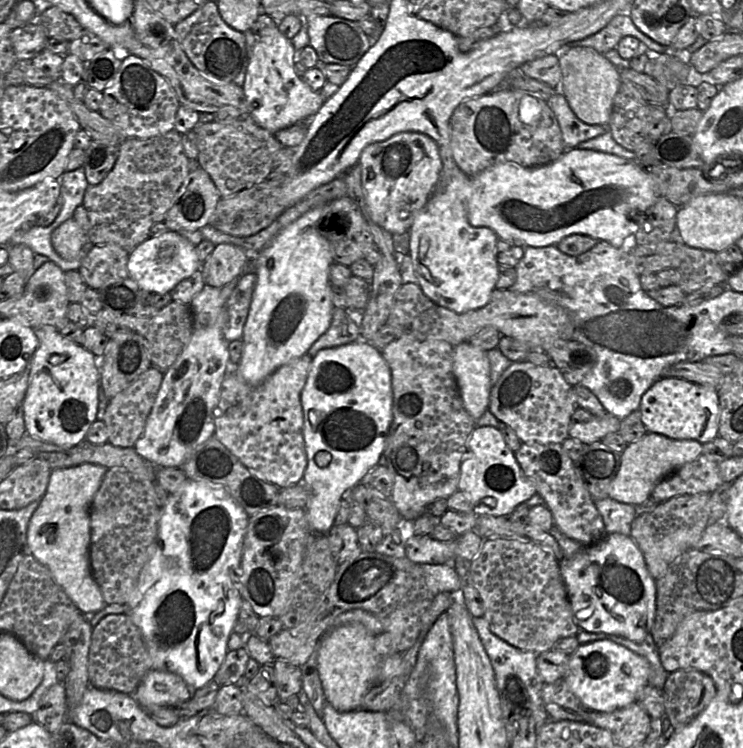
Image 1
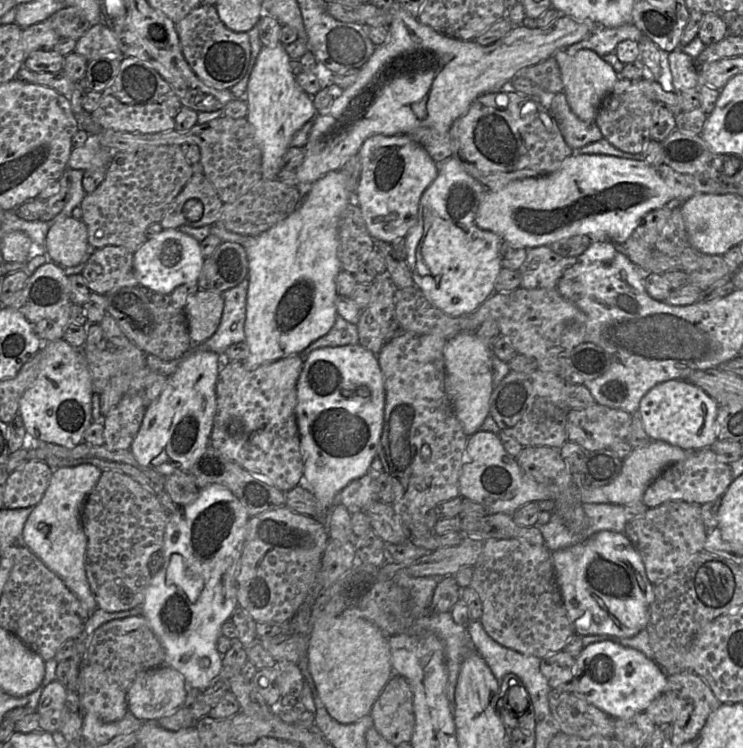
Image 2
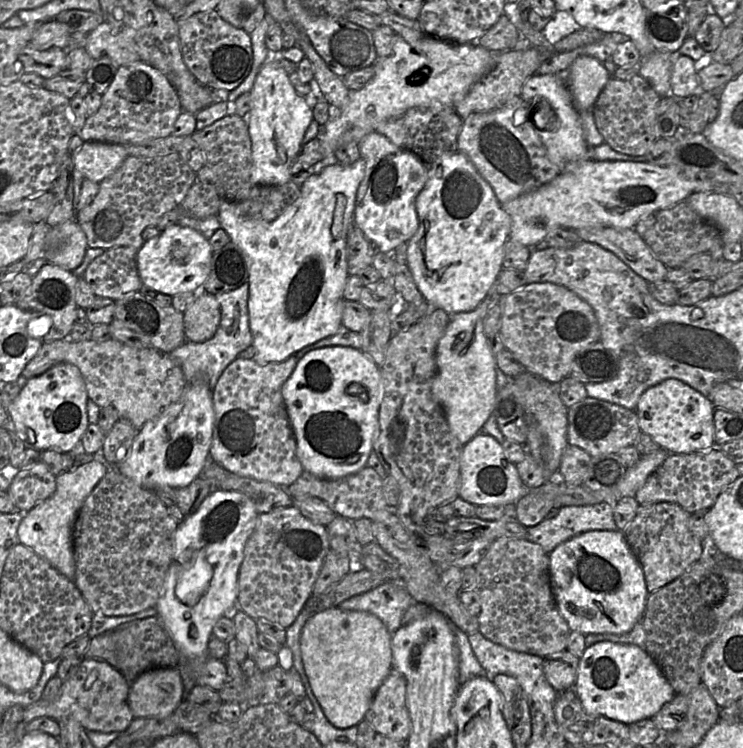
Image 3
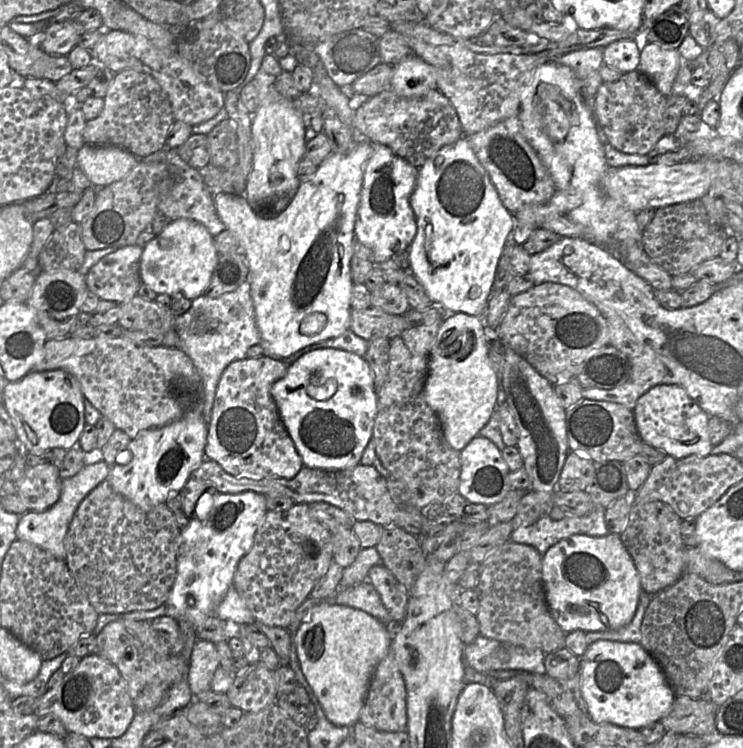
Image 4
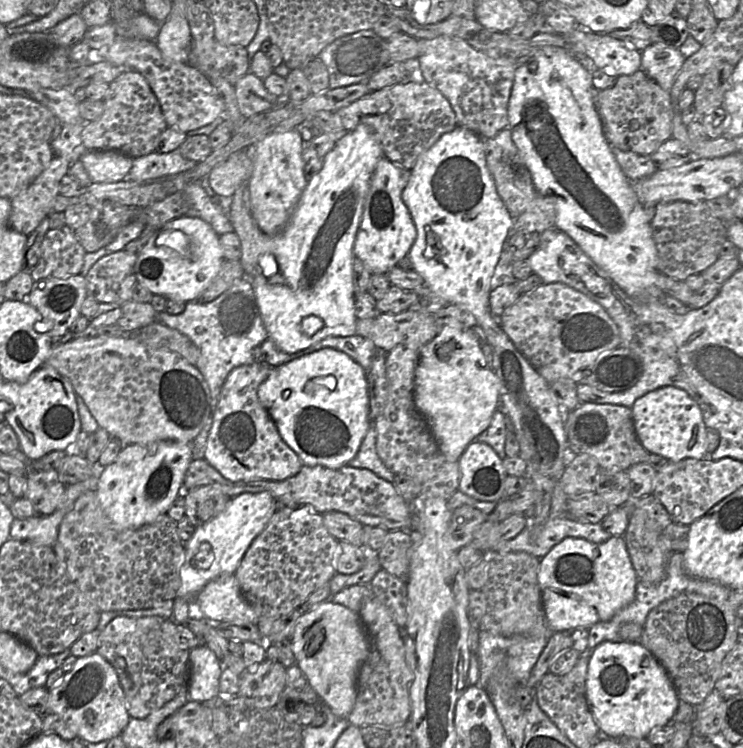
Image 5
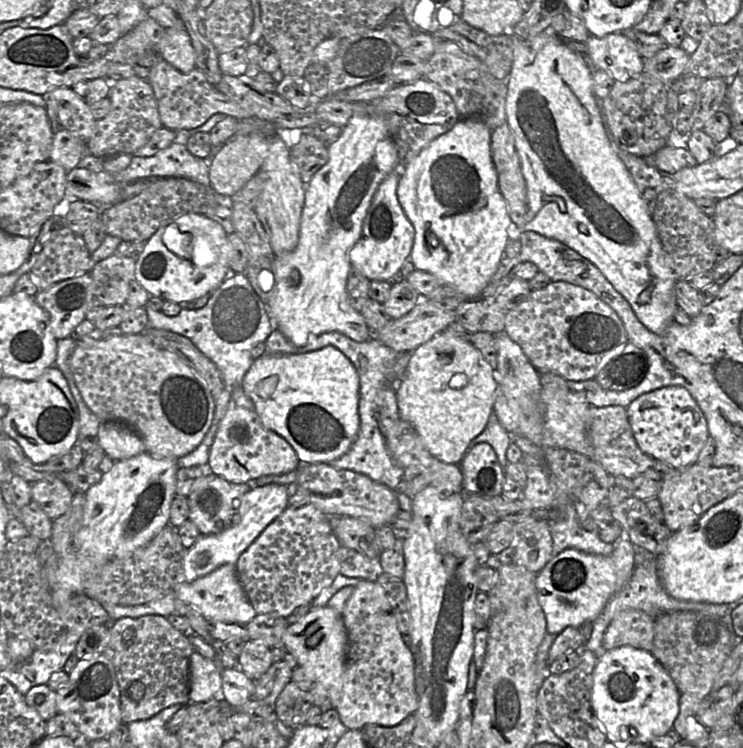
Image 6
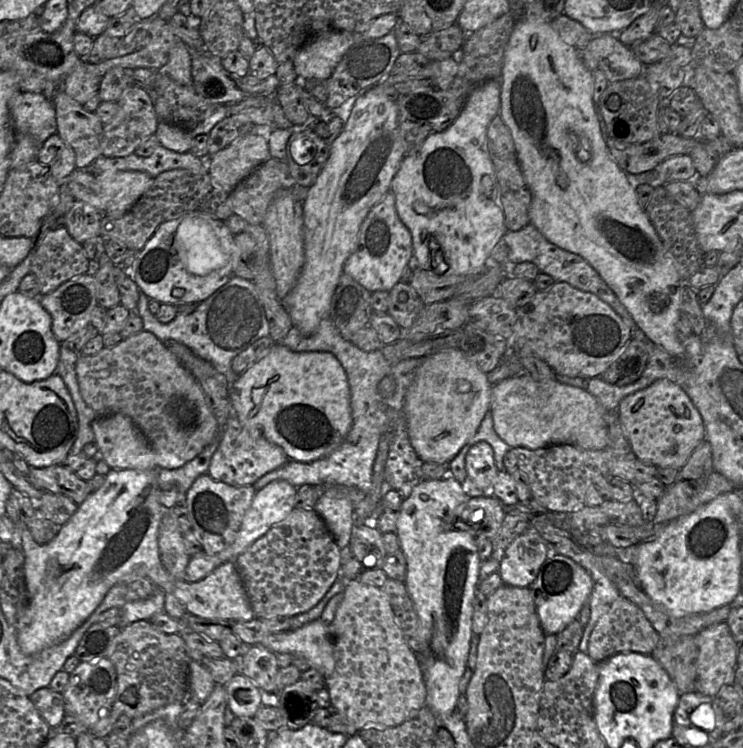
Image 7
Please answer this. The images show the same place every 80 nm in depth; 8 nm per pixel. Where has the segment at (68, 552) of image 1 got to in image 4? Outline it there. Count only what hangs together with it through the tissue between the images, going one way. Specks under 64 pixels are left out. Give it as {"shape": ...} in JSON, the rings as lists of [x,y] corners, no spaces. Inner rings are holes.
{"shape":[[[104,461],[85,465],[76,475],[62,480],[59,500],[49,509],[42,512],[29,511],[20,516],[17,528],[17,539],[33,544],[65,561],[65,537],[73,516],[83,499],[98,485],[108,478],[110,467]]]}

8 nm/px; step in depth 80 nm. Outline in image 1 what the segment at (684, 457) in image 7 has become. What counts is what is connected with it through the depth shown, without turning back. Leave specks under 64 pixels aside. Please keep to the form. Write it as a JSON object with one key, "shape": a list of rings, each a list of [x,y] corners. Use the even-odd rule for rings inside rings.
{"shape":[[[661,377],[643,394],[639,411],[648,433],[675,440],[695,440],[700,444],[718,436],[720,415],[718,389],[676,377]]]}

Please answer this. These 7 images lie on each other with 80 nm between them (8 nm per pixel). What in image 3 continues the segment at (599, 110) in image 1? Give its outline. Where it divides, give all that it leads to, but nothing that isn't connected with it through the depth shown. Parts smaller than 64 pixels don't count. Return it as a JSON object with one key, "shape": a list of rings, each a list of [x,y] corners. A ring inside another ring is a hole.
{"shape":[[[579,56],[572,63],[568,89],[577,110],[593,109],[594,104],[612,75],[591,56]]]}

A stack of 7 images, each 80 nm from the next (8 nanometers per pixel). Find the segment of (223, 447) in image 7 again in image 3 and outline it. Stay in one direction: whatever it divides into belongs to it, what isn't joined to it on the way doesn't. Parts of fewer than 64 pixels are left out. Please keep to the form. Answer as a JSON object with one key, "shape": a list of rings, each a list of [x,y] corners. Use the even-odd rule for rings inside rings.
{"shape":[[[293,355],[282,362],[260,365],[254,359],[236,358],[227,366],[212,389],[215,421],[210,460],[238,476],[266,481],[283,488],[301,476],[304,469],[297,455],[296,439],[282,396],[282,386],[293,373],[298,360]]]}

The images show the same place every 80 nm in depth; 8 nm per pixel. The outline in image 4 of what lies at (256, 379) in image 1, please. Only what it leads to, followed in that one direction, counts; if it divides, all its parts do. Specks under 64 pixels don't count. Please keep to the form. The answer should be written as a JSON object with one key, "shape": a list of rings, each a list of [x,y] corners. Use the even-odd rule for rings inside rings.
{"shape":[[[364,139],[348,154],[331,153],[314,174],[300,181],[288,206],[276,216],[257,214],[243,195],[214,195],[218,216],[237,239],[248,265],[246,281],[251,285],[264,356],[287,359],[307,346],[339,337],[350,329],[353,287],[350,261],[355,241],[354,227],[364,170],[372,151],[372,143]]]}

